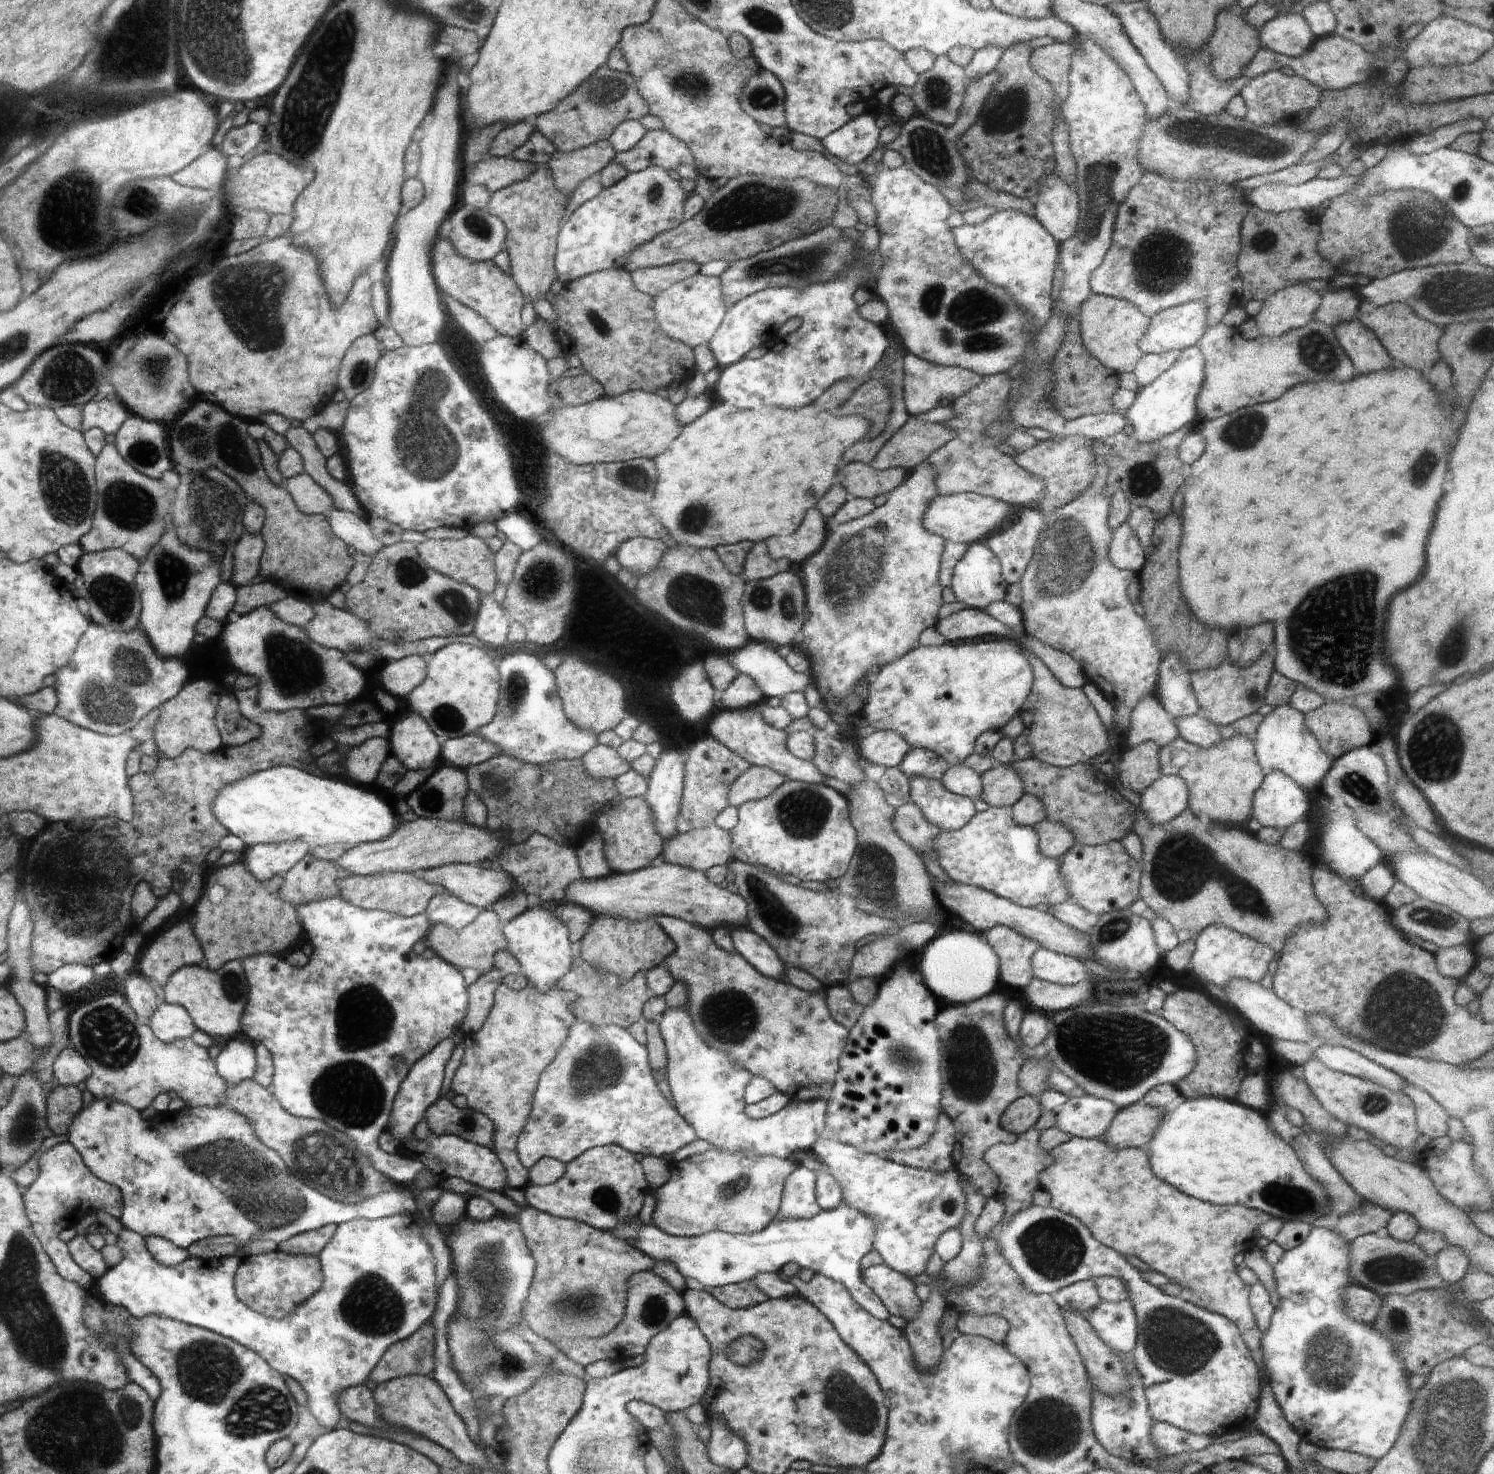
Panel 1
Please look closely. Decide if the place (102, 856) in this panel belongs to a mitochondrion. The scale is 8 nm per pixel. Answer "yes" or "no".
yes

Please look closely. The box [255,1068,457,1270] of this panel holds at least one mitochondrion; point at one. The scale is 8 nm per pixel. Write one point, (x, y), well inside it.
(320, 1156)

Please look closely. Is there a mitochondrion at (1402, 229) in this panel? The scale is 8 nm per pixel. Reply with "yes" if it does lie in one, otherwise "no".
yes

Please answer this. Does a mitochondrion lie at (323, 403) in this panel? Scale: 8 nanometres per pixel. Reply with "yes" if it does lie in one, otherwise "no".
no

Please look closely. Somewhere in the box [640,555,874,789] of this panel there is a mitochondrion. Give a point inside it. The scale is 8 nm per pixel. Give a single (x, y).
(691, 593)

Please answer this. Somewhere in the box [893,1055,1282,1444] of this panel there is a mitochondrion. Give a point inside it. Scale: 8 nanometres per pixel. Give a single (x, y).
(1176, 1341)

